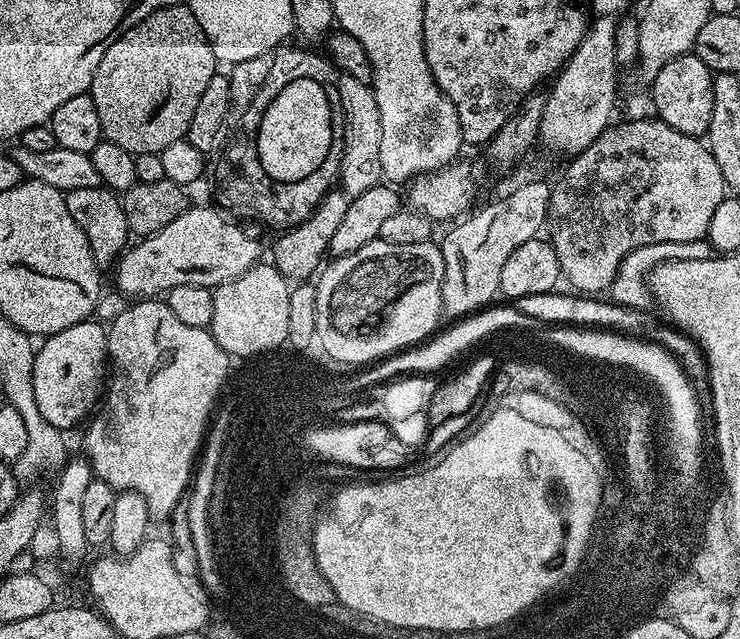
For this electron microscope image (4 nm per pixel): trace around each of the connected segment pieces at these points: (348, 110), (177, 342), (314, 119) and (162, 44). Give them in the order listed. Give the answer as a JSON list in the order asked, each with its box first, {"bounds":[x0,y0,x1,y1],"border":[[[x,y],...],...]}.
[{"bounds":[338,73,384,197],"border":[[[348,73],[339,77],[342,106],[345,110],[347,122],[347,136],[345,148],[338,165],[340,165],[339,187],[349,197],[366,194],[374,186],[384,180],[382,162],[379,161],[379,147],[381,146],[381,118],[379,117],[378,102],[374,98],[371,85],[360,82]]]},{"bounds":[82,298,230,518],"border":[[[140,298],[135,302],[129,303],[128,308],[123,311],[122,314],[118,315],[118,317],[114,317],[112,321],[107,325],[106,328],[108,334],[108,359],[110,361],[110,379],[106,384],[106,395],[102,400],[102,408],[104,404],[104,420],[96,420],[92,425],[88,428],[88,433],[84,436],[84,450],[82,450],[83,455],[87,457],[87,460],[92,465],[92,475],[97,480],[101,480],[102,482],[106,482],[111,488],[117,490],[123,490],[126,492],[137,492],[138,494],[142,494],[142,498],[146,498],[146,506],[148,507],[149,513],[153,517],[156,516],[164,516],[164,518],[171,517],[172,512],[175,510],[176,504],[179,504],[182,500],[185,499],[186,489],[189,487],[190,481],[194,476],[194,467],[191,466],[189,460],[192,458],[193,449],[196,446],[196,442],[198,439],[202,439],[206,435],[206,429],[209,427],[210,417],[213,414],[212,401],[214,399],[213,393],[216,392],[216,387],[220,384],[220,377],[224,374],[224,365],[230,361],[230,357],[227,352],[222,350],[222,346],[218,346],[218,342],[212,336],[211,331],[207,328],[199,328],[198,326],[185,326],[184,323],[181,322],[179,318],[174,315],[174,310],[170,310],[170,306],[160,298]]]},{"bounds":[257,76,331,184],"border":[[[303,76],[286,86],[270,103],[262,117],[257,134],[258,154],[270,178],[283,184],[298,182],[307,176],[317,175],[331,150],[330,102],[326,90],[319,82],[309,84],[310,77]]]},{"bounds":[90,2,218,156],"border":[[[178,2],[174,6],[154,10],[133,28],[125,28],[114,46],[102,54],[98,70],[94,70],[90,95],[98,109],[103,139],[122,146],[122,150],[131,152],[133,156],[166,150],[170,142],[187,137],[190,118],[194,118],[198,101],[202,99],[206,86],[210,86],[210,78],[217,75],[218,61],[214,58],[214,50],[210,50],[210,42],[202,26],[198,26],[198,18],[194,18],[191,7]]]}]

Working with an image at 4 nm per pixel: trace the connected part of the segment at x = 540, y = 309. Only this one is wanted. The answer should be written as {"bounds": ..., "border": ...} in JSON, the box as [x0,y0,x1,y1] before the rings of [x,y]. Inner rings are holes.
{"bounds":[514,290,712,409],"border":[[[563,290],[547,292],[546,294],[526,294],[526,298],[515,300],[514,307],[532,319],[540,320],[545,326],[571,325],[587,329],[604,328],[608,332],[620,332],[624,336],[647,340],[658,345],[659,348],[665,348],[686,374],[701,409],[711,409],[712,391],[710,390],[708,363],[704,357],[704,351],[697,346],[696,340],[692,336],[687,336],[681,328],[677,328],[671,322],[665,322],[659,315],[656,317],[654,313],[648,312],[647,307],[622,306],[616,304],[611,298],[597,298],[592,294],[571,295],[567,296]]]}

